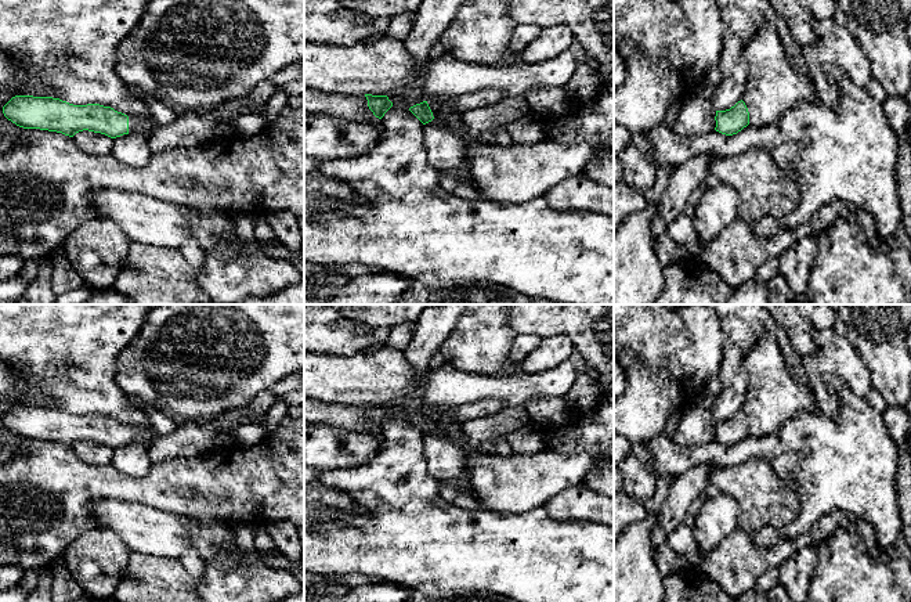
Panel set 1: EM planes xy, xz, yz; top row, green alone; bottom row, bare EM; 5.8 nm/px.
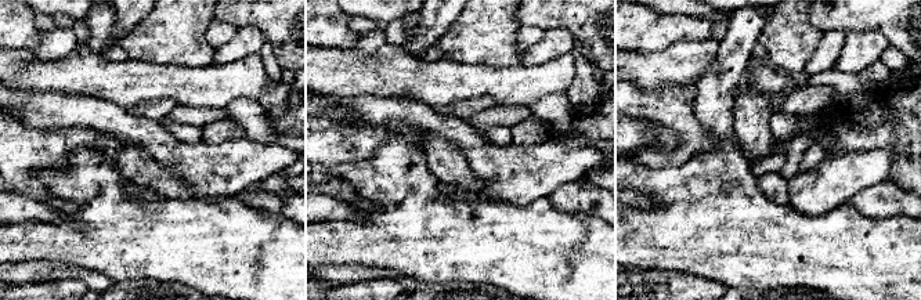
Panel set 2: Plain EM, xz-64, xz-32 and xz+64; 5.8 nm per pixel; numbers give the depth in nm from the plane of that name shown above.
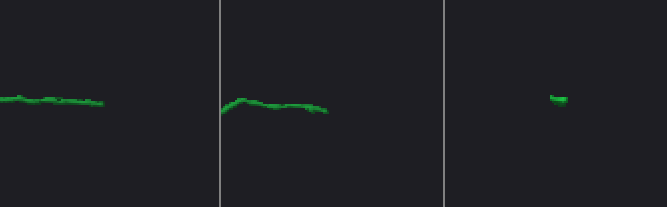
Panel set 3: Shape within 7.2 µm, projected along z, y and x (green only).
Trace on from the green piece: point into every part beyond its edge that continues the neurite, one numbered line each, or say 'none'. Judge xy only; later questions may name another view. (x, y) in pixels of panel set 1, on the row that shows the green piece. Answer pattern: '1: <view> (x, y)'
1: xy (140, 126)

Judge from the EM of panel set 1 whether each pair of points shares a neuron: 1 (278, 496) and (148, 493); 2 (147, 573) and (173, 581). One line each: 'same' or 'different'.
1: same
2: same

